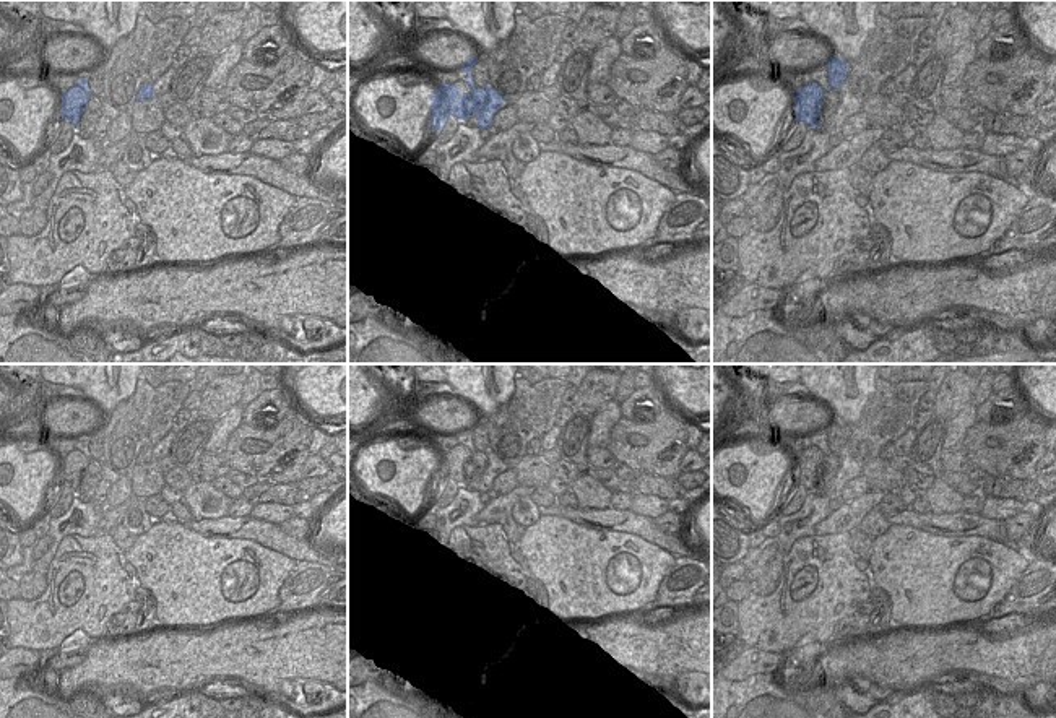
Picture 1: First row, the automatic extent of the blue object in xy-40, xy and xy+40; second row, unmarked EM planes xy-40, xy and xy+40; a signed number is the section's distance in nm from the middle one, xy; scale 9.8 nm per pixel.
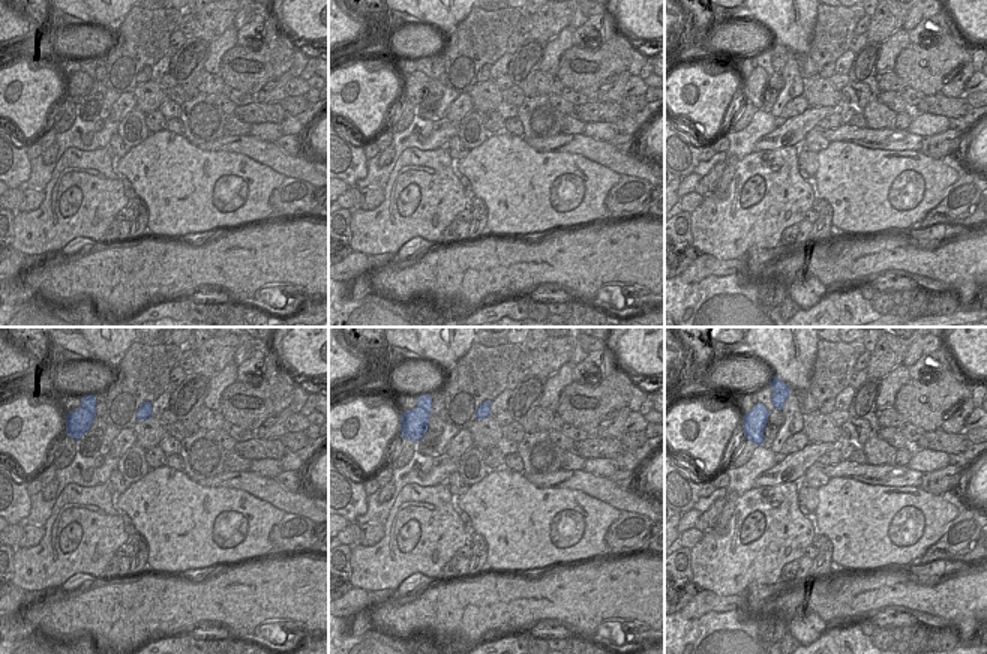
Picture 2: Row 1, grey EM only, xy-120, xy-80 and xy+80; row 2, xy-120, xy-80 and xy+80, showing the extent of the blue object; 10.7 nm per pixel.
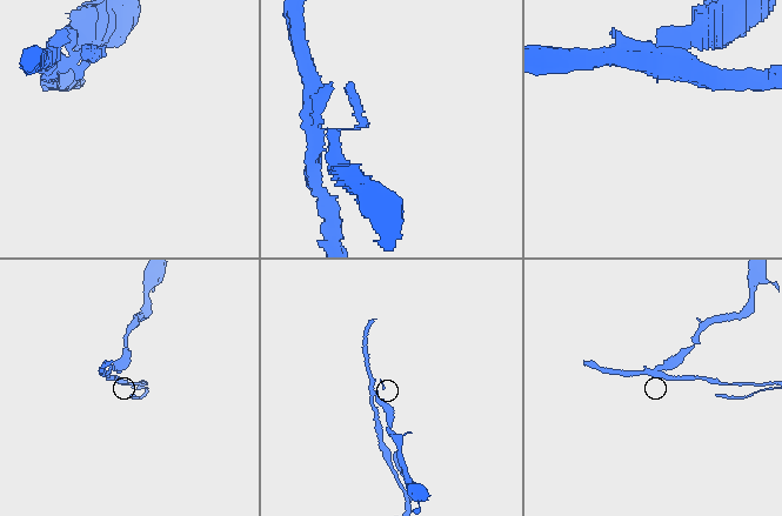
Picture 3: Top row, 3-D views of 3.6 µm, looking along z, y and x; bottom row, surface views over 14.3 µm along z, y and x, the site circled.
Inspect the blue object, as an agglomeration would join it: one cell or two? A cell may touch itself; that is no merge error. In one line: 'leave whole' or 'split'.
split

